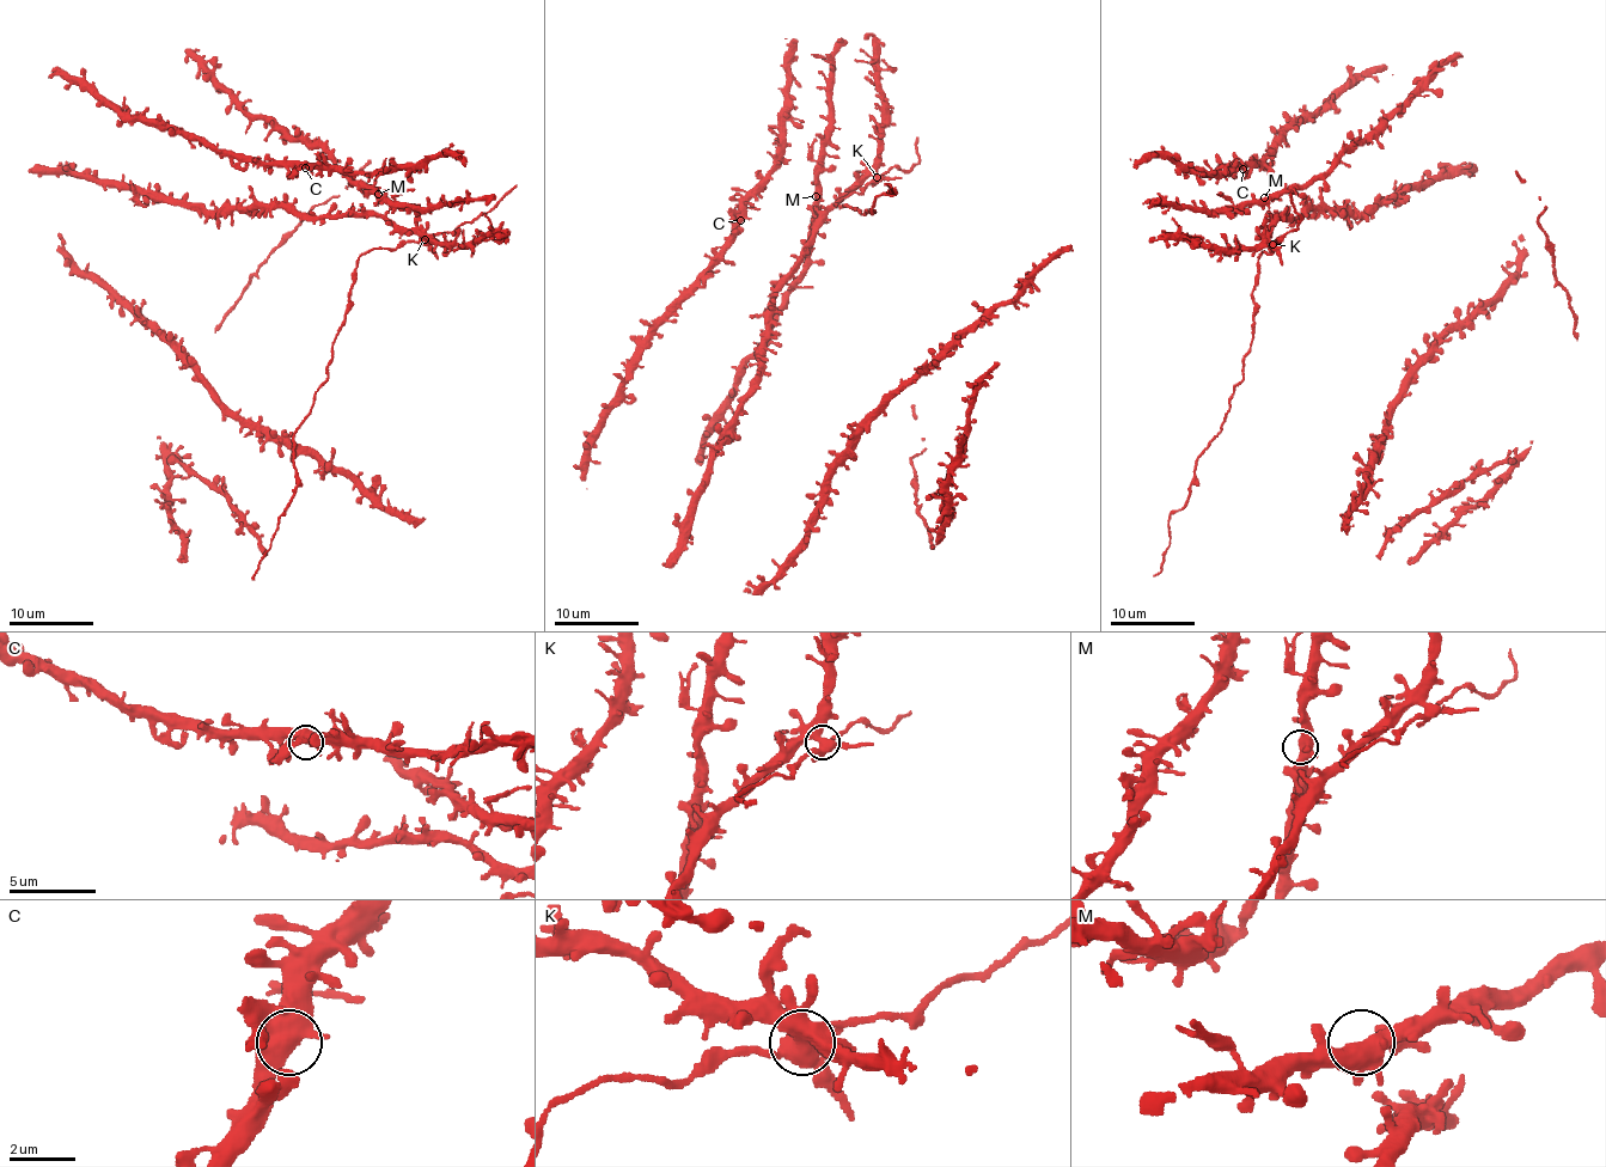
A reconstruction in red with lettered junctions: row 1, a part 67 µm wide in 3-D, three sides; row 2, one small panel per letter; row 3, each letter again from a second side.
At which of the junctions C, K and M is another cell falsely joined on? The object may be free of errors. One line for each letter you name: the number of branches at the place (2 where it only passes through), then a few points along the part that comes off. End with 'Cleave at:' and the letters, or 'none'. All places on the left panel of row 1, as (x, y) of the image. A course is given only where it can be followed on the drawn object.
K: 4 | (425, 238), (358, 258), (328, 377), (294, 434), (295, 494), (254, 580)
Cleave at: K

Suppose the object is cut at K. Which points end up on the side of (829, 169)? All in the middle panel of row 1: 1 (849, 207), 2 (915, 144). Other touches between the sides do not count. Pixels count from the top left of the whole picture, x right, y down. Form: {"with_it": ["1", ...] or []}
{"with_it": []}

